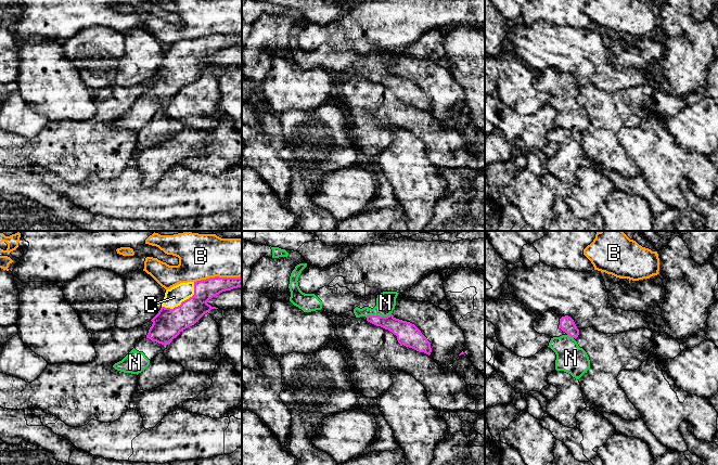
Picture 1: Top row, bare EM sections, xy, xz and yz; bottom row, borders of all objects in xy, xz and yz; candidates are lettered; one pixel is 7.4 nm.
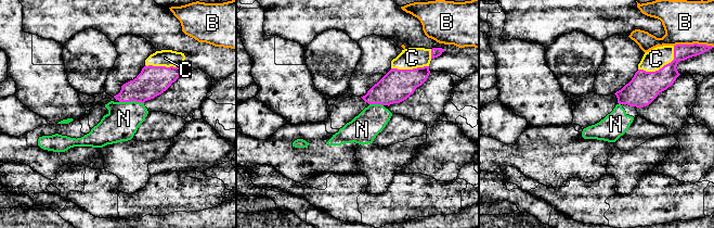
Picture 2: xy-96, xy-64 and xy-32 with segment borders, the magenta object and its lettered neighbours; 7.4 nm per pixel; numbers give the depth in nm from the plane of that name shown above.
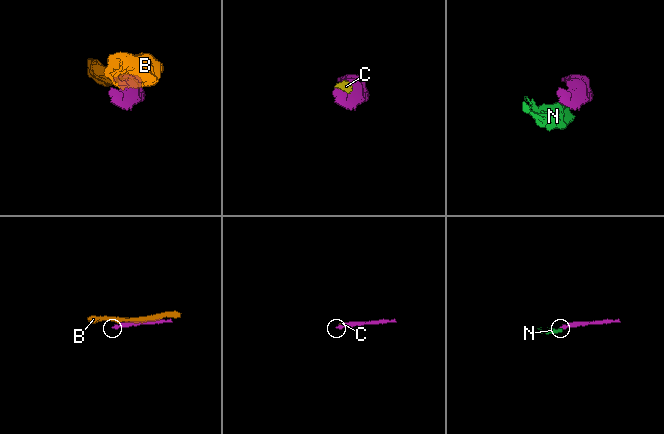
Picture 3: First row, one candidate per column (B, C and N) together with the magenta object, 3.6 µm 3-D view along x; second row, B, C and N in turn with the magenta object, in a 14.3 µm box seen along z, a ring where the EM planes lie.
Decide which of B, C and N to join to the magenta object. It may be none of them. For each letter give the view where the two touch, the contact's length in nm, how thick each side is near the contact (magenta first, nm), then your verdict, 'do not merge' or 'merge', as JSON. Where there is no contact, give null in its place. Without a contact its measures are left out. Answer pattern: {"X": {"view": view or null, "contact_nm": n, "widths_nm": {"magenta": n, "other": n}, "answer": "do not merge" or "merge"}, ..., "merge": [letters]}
{"B": {"view": "xy", "contact_nm": 360, "widths_nm": {"magenta": 160, "other": 340}, "answer": "do not merge"}, "C": {"view": "xy", "contact_nm": 320, "widths_nm": {"magenta": 220, "other": 140}, "answer": "merge"}, "N": {"view": "xz", "contact_nm": 190, "widths_nm": {"magenta": 160, "other": 140}, "answer": "merge"}, "merge": ["C", "N"]}

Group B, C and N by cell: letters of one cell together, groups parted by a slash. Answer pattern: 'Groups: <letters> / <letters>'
Groups: B / C N

